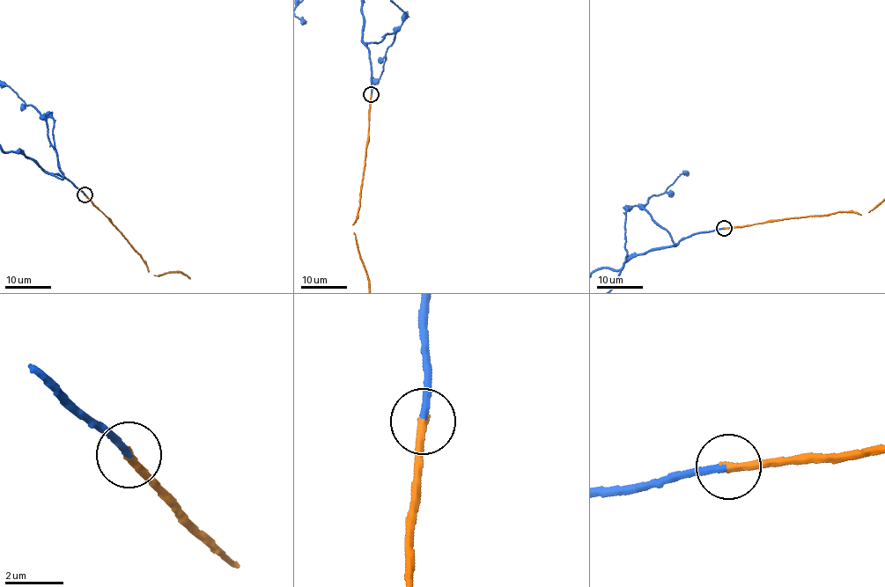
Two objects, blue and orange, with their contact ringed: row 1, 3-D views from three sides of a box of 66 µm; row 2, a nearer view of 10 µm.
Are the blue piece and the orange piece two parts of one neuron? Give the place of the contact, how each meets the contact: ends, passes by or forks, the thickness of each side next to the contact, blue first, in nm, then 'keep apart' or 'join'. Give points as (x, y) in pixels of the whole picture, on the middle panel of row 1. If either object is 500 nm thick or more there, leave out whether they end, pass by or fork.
at (371, 94); blue ends there; orange ends there; 260 nm thick on the blue side, 280 nm on the other; join

